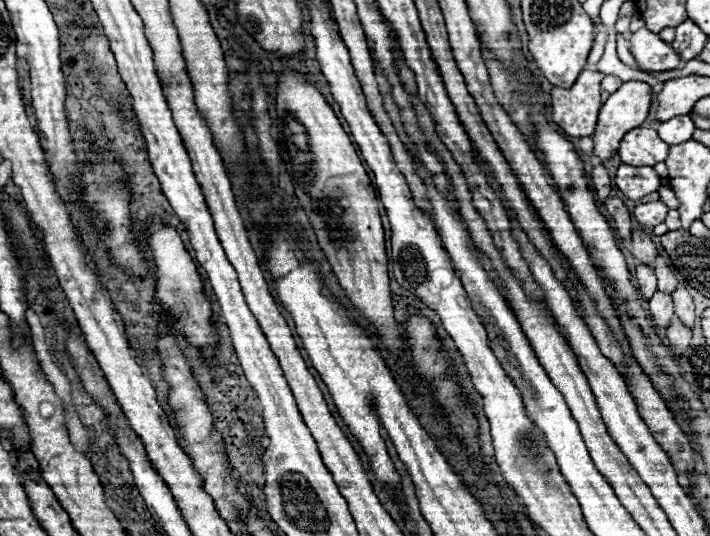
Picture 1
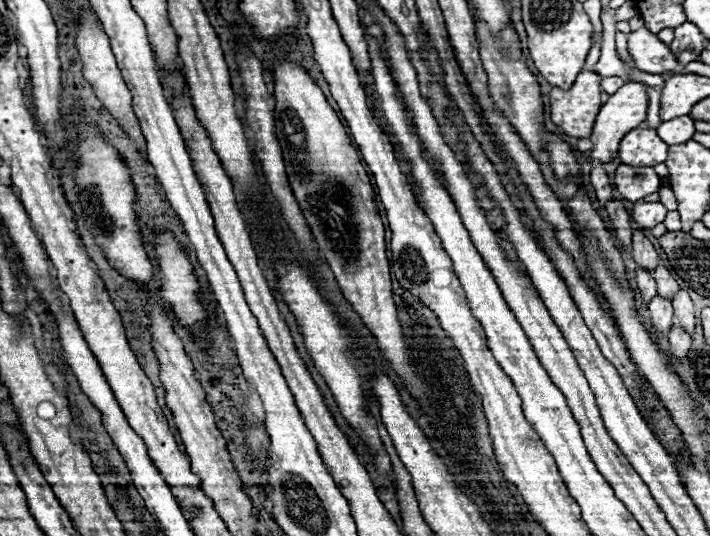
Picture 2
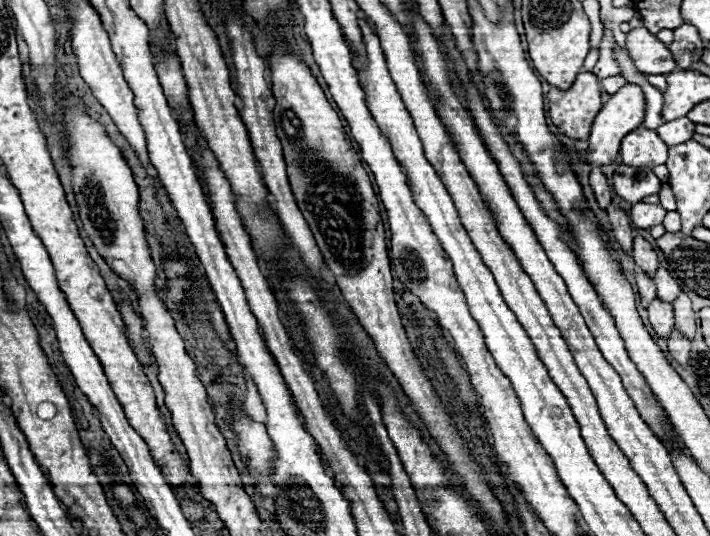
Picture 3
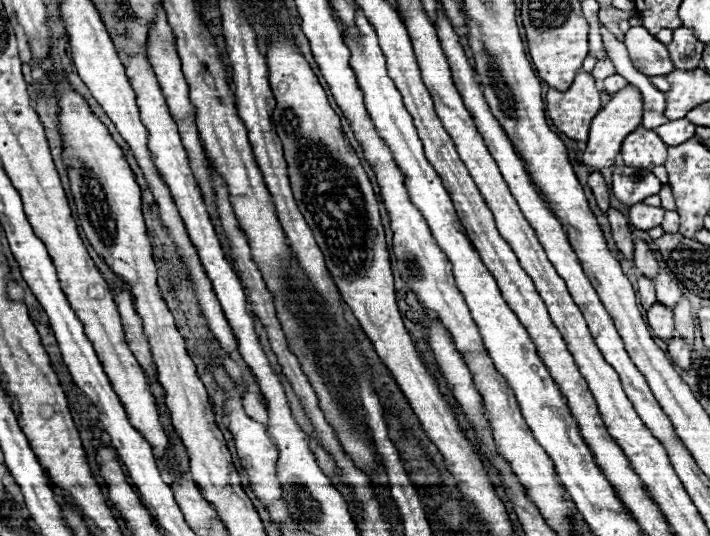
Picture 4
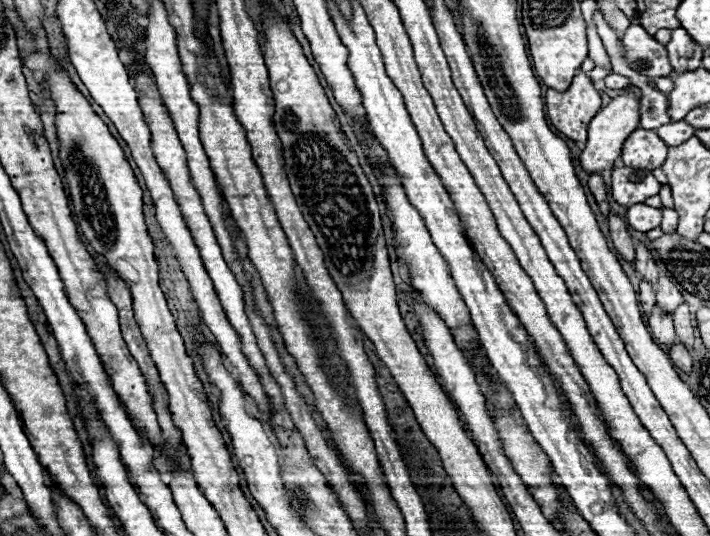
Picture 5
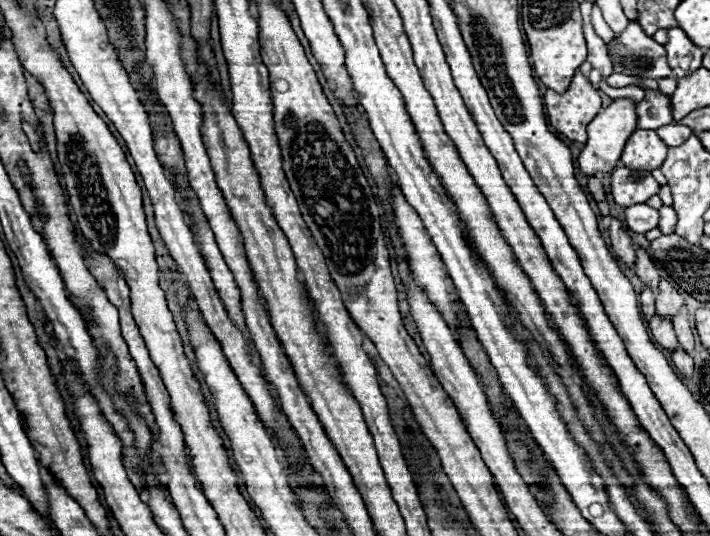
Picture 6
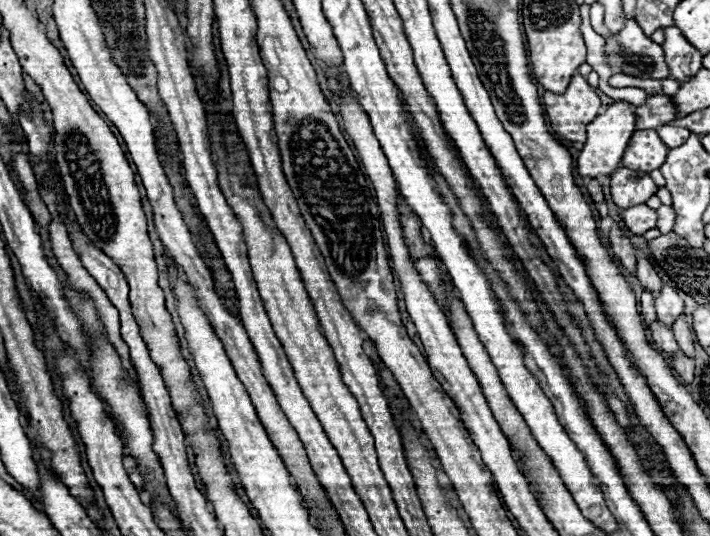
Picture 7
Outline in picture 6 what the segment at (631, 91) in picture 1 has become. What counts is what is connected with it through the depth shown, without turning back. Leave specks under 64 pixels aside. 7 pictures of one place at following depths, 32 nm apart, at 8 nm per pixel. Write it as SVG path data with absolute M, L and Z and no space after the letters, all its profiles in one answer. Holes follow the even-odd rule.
M618 98L614 100L608 108L604 108L604 112L600 112L588 126L588 142L582 150L582 154L578 156L578 164L580 164L580 172L584 176L598 176L604 172L612 172L622 156L622 150L626 146L626 140L630 138L630 134L636 130L636 104L632 100L626 98Z

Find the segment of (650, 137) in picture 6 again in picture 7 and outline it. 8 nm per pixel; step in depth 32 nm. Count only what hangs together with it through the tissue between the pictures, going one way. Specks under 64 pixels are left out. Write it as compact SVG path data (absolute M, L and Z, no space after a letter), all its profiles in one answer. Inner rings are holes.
M636 130L622 158L622 166L638 172L652 172L664 164L666 154L668 146L658 138L656 130Z

